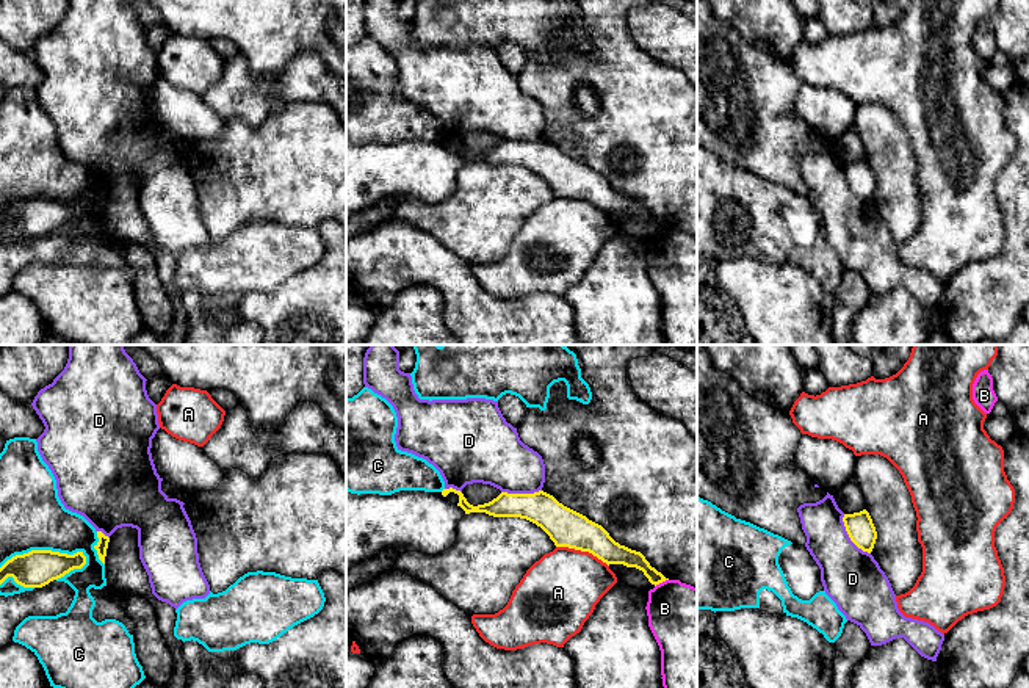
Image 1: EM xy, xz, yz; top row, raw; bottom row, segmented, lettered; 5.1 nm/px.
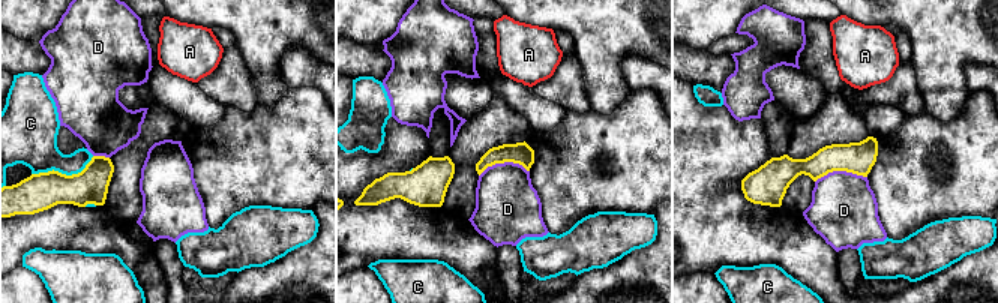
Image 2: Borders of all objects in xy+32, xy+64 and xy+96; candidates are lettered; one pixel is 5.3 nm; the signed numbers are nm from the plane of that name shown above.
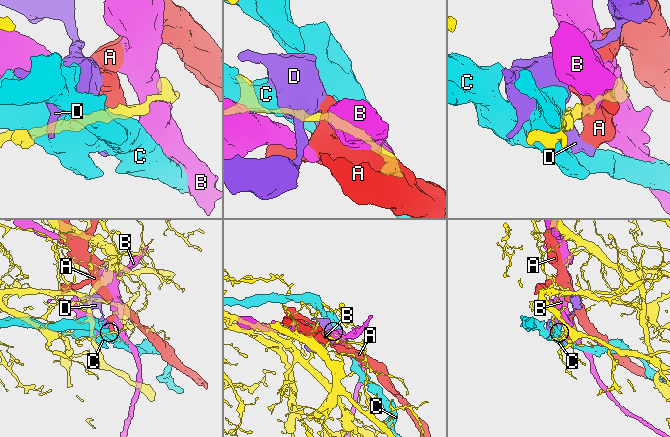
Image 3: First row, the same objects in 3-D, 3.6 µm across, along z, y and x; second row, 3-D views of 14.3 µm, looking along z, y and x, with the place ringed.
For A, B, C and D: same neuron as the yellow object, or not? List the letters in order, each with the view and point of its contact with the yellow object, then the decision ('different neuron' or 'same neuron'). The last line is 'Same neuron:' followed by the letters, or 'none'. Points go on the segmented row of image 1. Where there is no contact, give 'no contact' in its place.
A: contact xz (583, 550); different neuron
B: contact xz (661, 582); different neuron
C: contact xy (43, 550); different neuron
D: contact yz (849, 536); different neuron
Same neuron: none

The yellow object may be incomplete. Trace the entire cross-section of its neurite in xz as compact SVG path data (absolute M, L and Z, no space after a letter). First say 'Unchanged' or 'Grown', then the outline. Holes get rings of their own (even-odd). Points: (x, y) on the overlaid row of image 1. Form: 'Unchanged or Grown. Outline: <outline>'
Unchanged. Outline: M453 487L443 489L442 495L450 492L459 495L459 503L465 514L486 512L493 517L520 517L540 527L556 547L569 547L589 552L603 563L623 564L644 572L652 585L659 585L666 578L650 566L641 552L631 550L616 542L609 533L586 516L564 506L553 495L539 491L534 494L507 494L501 492L489 503L473 506L460 491Z

